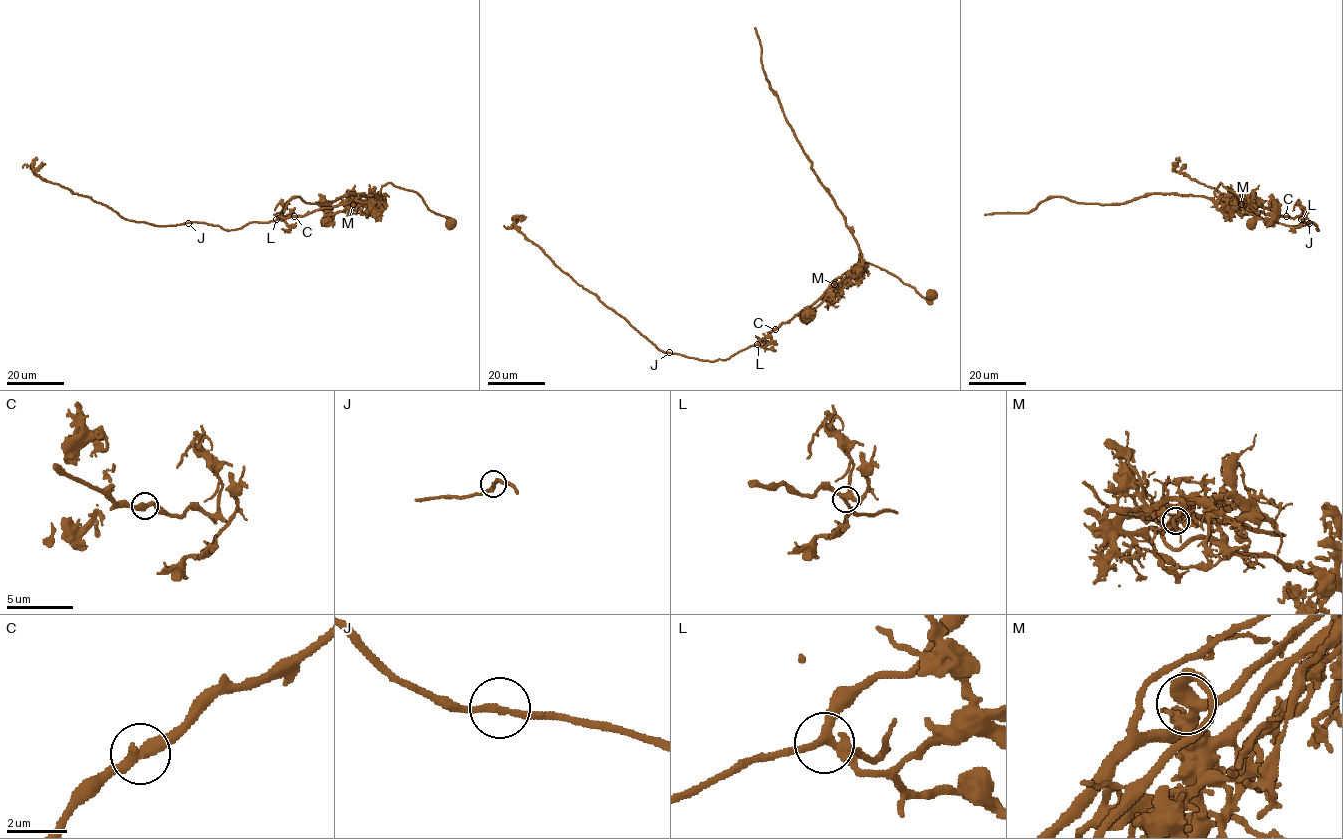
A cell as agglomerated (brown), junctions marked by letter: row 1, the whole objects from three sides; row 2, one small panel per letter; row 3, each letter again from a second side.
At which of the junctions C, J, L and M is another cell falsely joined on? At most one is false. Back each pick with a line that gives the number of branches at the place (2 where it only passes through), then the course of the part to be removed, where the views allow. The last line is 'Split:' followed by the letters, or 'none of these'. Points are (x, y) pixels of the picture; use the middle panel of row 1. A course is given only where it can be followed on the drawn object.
M: 4 | (834, 284), (846, 277), (861, 260), (861, 254), (852, 231), (812, 168), (812, 161), (770, 86), (755, 27)
Split: M

